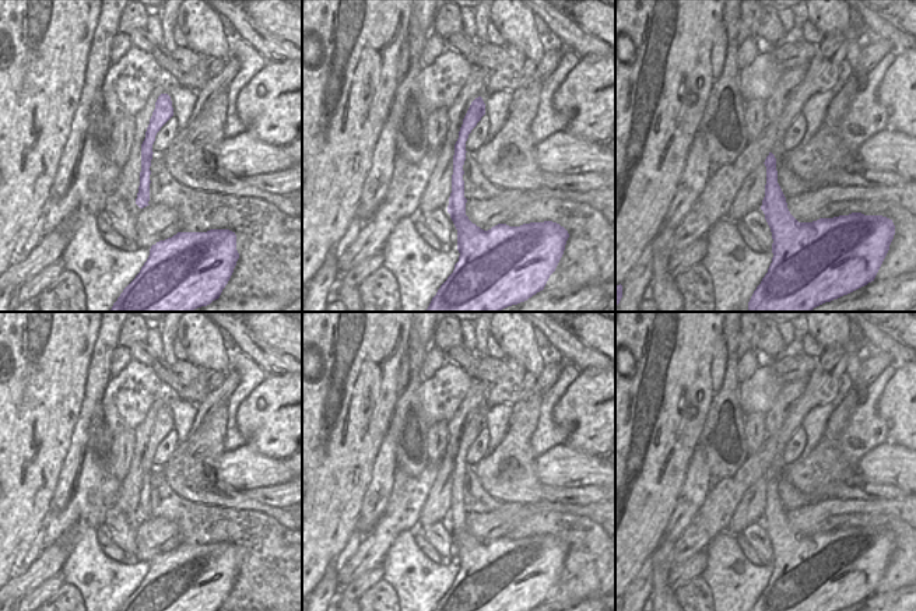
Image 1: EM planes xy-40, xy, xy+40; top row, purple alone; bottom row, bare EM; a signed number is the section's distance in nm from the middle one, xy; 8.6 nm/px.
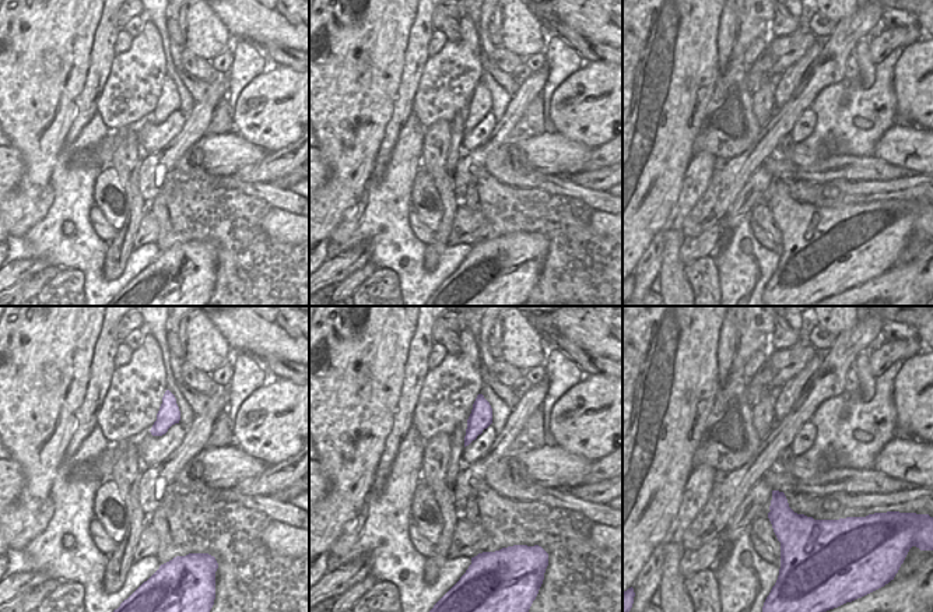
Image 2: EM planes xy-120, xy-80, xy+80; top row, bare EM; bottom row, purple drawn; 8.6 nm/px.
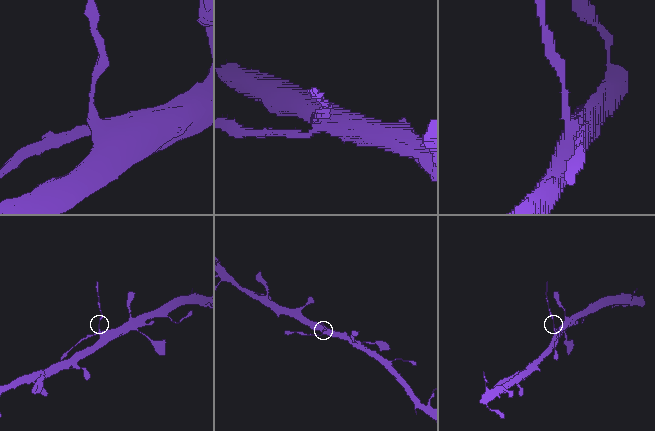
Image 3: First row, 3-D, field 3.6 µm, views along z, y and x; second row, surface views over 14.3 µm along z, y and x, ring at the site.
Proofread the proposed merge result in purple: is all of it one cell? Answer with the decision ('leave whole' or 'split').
split

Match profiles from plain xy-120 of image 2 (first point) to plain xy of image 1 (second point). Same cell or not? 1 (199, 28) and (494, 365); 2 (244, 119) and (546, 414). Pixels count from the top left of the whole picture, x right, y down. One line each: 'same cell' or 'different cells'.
1: different cells
2: different cells

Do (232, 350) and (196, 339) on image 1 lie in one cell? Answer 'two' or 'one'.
two

